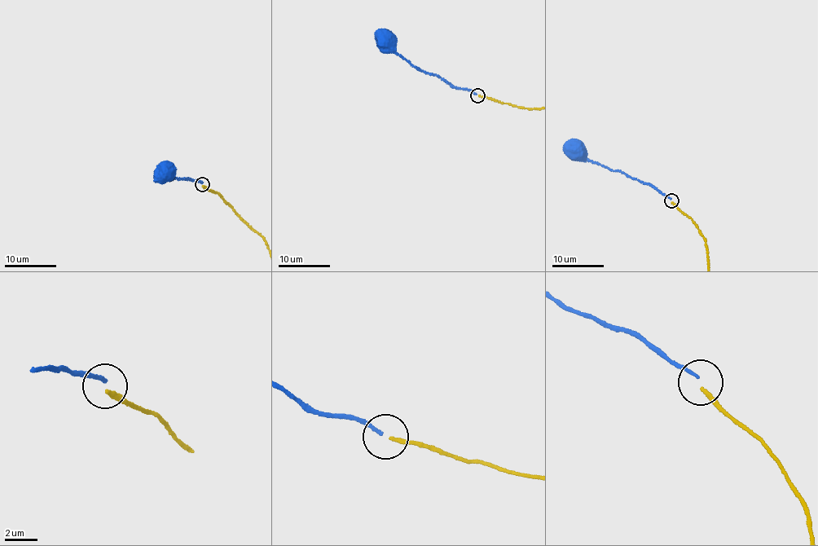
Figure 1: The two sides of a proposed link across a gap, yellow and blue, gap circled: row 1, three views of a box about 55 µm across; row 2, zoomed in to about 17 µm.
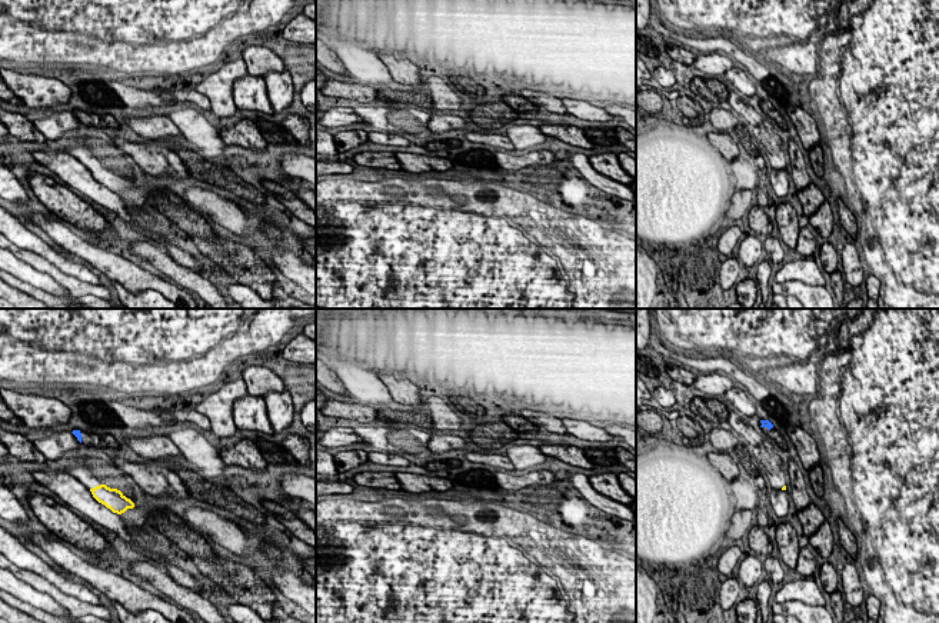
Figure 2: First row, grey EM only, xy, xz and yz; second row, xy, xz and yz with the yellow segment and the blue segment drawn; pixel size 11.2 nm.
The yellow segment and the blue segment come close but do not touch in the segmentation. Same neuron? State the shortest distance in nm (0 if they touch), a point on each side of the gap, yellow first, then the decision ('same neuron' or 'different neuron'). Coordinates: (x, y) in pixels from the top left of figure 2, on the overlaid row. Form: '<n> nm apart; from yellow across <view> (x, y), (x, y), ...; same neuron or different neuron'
550 nm apart; from yellow across xy (96, 486), (80, 442); different neuron

